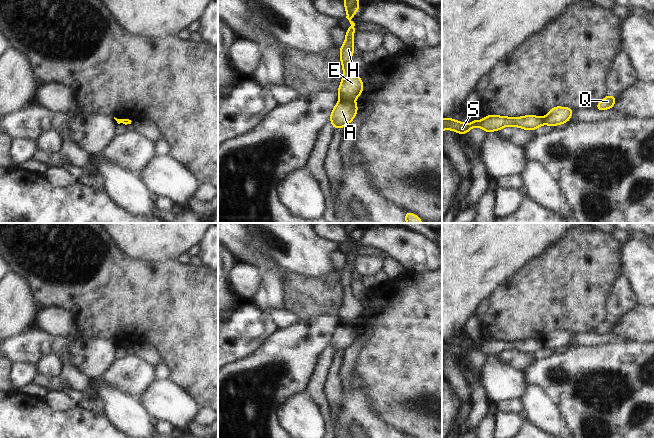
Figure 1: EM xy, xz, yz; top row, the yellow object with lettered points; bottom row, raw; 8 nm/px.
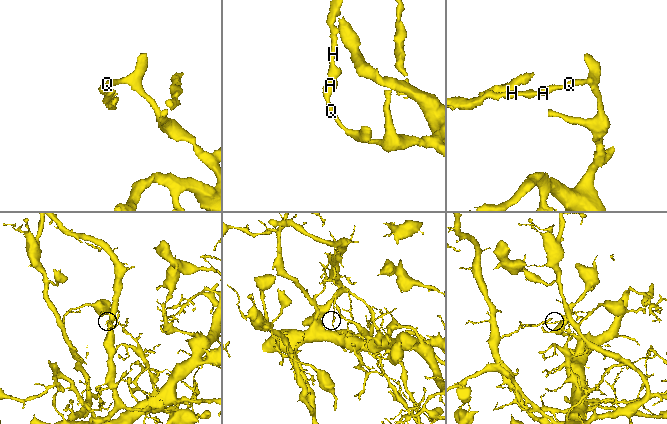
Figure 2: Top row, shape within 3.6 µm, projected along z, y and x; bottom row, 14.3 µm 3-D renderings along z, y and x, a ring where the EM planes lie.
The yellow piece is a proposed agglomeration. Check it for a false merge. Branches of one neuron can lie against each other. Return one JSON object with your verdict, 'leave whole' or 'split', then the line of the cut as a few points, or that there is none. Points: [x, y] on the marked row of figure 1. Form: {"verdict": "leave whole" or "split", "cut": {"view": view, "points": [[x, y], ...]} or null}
{"verdict": "split", "cut": {"view": "xz", "points": [[343, 99], [352, 100]]}}

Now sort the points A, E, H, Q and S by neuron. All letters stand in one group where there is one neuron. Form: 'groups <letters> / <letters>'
groups A Q / E H S

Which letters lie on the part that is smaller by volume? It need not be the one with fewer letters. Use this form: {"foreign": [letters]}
{"foreign": ["E", "H", "S"]}

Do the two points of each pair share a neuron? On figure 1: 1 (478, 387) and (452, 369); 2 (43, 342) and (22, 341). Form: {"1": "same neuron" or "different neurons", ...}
{"1": "different neurons", "2": "same neuron"}

